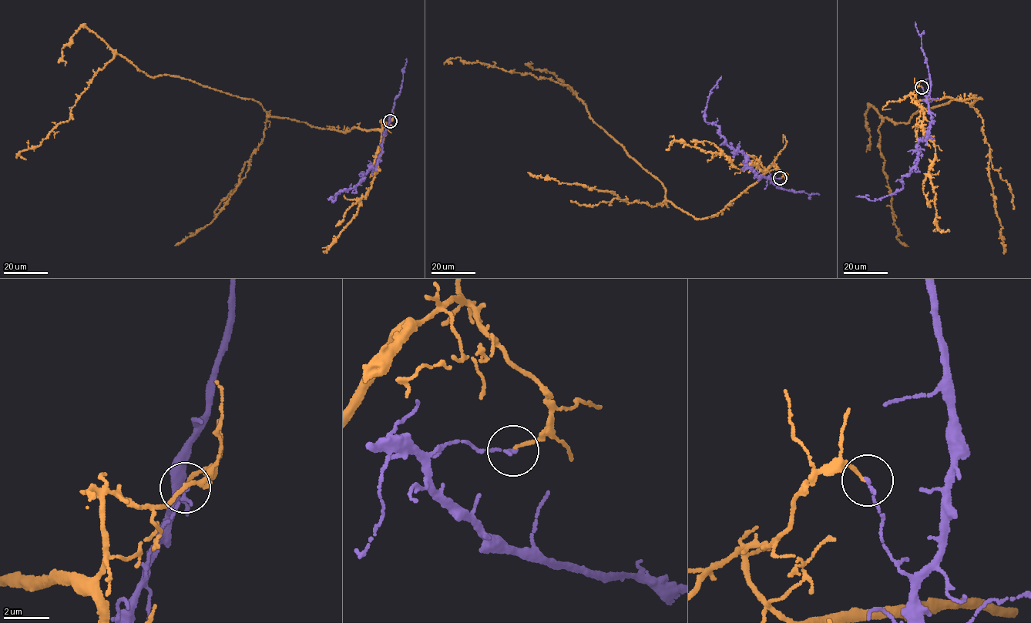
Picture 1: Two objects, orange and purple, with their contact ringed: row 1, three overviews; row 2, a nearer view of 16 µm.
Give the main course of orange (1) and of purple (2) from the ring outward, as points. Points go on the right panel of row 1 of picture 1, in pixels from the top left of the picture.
1: (921, 87), (915, 101), (982, 99), (923, 109), (906, 124), (883, 118), (883, 169), (905, 246)
2: (921, 87), (931, 122), (925, 139), (918, 142), (916, 164), (903, 175), (902, 188), (873, 201), (856, 196)

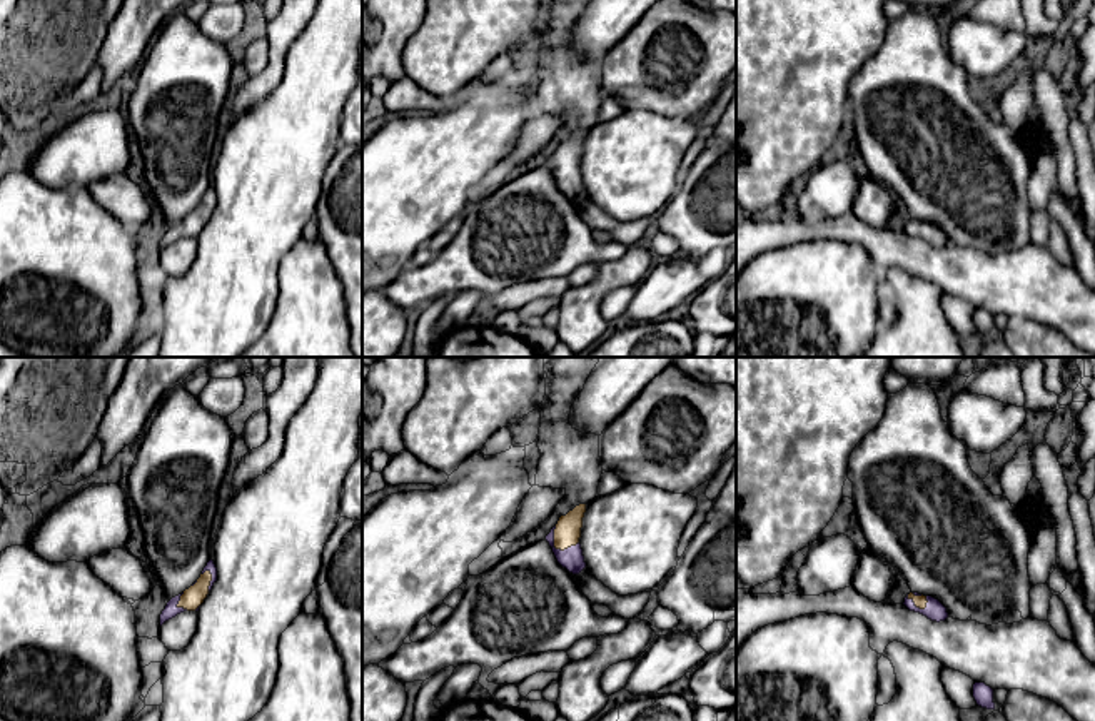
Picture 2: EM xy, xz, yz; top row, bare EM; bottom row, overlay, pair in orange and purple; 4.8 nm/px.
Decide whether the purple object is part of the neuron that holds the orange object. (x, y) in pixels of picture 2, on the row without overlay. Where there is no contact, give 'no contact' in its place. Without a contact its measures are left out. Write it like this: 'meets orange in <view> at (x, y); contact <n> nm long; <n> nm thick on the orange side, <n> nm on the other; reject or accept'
meets orange in xz at (556, 174); contact 150 nm long; 130 nm thick on the orange side, 110 nm on the other; reject

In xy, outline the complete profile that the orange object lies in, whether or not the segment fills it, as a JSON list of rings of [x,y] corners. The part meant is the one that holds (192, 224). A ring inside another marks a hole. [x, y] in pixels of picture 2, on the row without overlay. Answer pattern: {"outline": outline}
{"outline": [[[205,197],[204,200],[200,200],[197,209],[184,217],[177,234],[184,234],[187,237],[195,237],[207,224],[210,207],[212,207],[210,197]]]}

